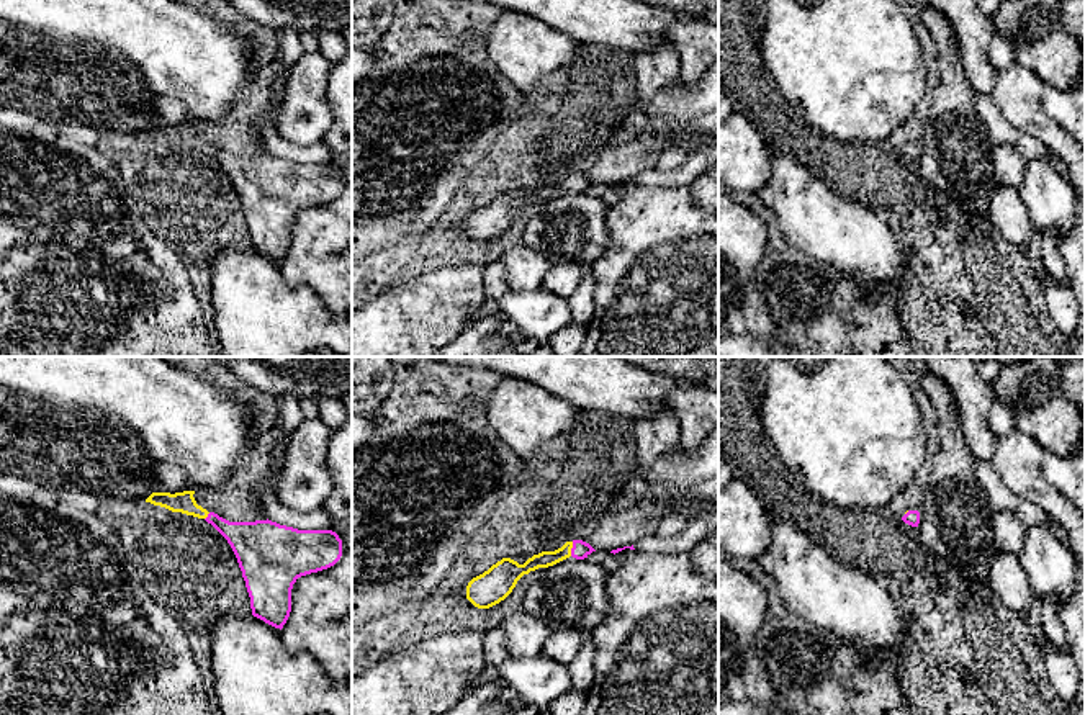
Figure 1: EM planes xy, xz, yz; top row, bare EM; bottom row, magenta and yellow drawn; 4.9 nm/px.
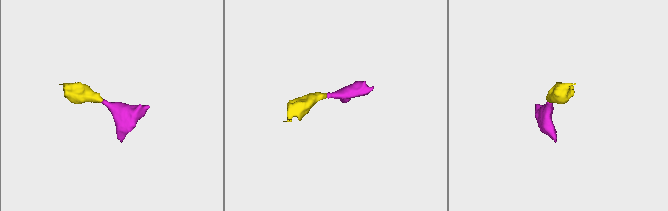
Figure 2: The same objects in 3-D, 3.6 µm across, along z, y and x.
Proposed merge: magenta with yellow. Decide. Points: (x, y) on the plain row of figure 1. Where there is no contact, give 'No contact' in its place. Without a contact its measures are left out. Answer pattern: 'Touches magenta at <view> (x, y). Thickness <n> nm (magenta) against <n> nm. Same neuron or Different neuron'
Touches magenta at xz (571, 182). Thickness 90 nm (magenta) against 80 nm. Same neuron

